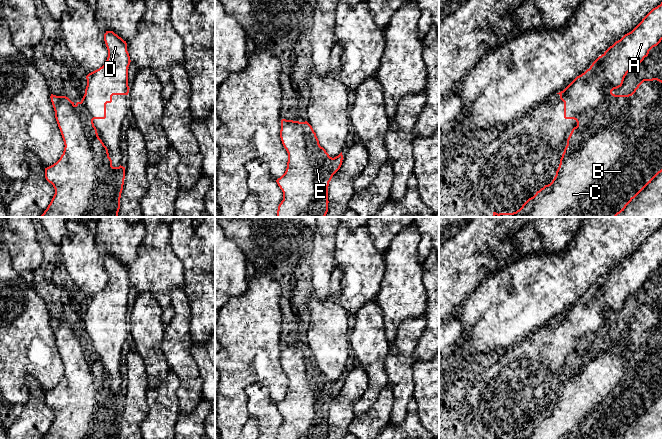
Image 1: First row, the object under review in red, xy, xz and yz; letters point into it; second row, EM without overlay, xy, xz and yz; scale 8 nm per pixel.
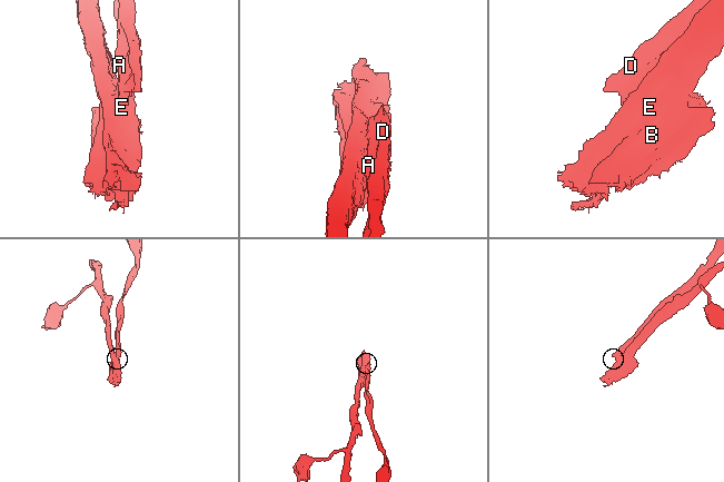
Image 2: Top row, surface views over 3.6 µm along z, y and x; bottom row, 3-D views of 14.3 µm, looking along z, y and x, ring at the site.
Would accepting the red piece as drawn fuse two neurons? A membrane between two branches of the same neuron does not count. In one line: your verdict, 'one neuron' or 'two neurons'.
two neurons

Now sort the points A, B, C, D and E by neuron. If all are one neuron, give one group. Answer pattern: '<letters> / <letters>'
A D / B C E

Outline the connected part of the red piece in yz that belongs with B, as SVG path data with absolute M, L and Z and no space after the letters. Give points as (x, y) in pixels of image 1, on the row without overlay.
M658 302L643 303L631 318L620 319L617 326L620 334L603 347L588 346L582 343L582 349L572 353L560 383L556 399L550 408L545 409L537 415L516 436L499 438L493 436L493 439L618 439L624 435L626 430L662 396L662 304Z

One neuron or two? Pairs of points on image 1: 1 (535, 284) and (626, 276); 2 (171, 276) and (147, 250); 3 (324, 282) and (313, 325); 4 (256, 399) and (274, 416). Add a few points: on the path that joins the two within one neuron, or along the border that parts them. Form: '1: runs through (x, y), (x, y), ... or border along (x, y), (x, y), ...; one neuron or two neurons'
1: border along (619, 263), (610, 269), (585, 295); two neurons
2: runs through (165, 270), (153, 256); one neuron
3: border along (311, 290), (318, 298), (331, 298), (341, 309); two neurons
4: runs through (260, 403), (270, 413); one neuron

